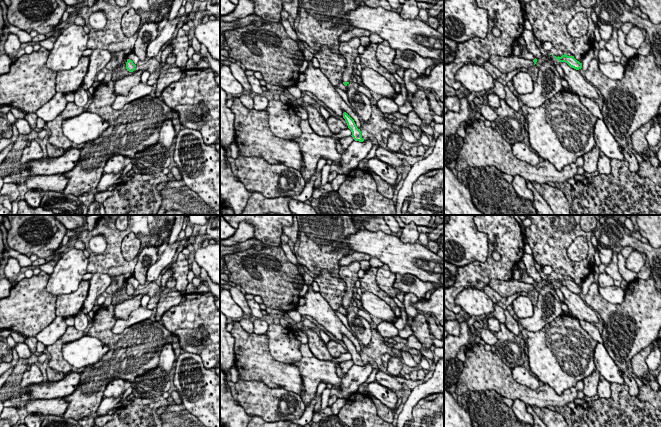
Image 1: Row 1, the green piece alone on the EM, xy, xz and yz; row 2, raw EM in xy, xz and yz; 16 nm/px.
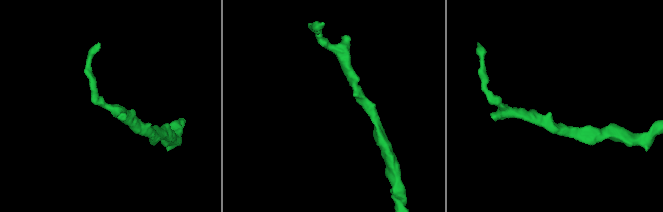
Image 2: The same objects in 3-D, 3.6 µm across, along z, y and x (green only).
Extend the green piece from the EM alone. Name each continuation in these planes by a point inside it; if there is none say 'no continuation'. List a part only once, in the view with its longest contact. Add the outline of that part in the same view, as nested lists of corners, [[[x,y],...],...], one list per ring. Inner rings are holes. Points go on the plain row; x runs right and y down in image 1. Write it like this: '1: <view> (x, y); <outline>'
1: xz (349, 274); [[[355,261],[348,266],[341,266],[339,268],[340,279],[342,279],[346,284],[346,292],[342,299],[343,306],[349,306],[353,301],[355,283],[359,279],[358,271],[360,269],[359,261]]]

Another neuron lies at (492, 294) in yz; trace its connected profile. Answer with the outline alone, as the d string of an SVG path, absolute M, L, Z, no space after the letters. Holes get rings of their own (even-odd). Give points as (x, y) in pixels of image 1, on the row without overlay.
M486 285L483 290L488 295L488 297L494 302L494 304L502 300L502 297L489 285Z

